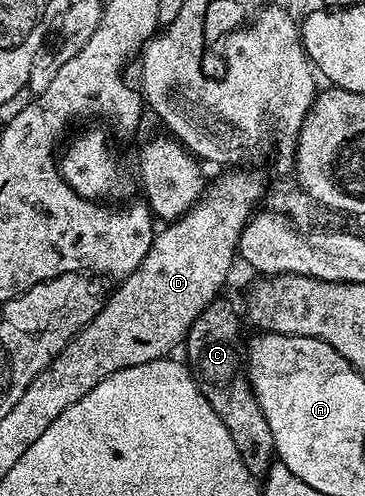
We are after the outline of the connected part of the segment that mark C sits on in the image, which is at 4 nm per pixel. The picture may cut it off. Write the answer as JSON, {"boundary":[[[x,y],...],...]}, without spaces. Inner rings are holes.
{"boundary":[[[222,297],[215,299],[204,309],[204,313],[200,313],[200,317],[196,317],[184,340],[184,362],[200,393],[204,393],[204,401],[216,409],[216,417],[220,417],[228,433],[232,433],[232,441],[240,453],[240,461],[244,461],[244,469],[255,477],[265,477],[276,462],[272,429],[268,429],[268,421],[264,421],[264,409],[260,409],[250,387],[250,378],[246,376],[243,320],[240,315],[238,320],[233,305],[224,300]]]}

